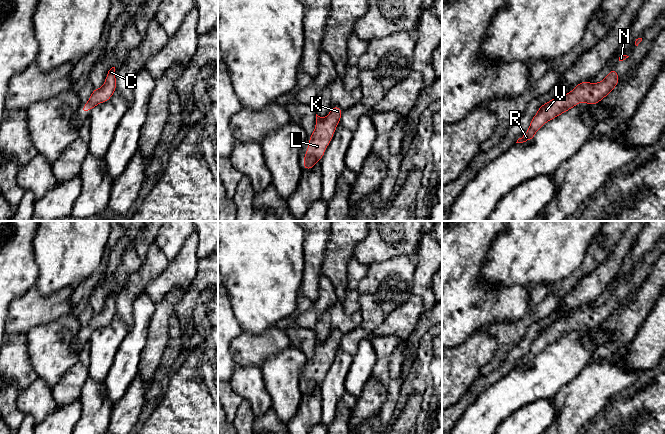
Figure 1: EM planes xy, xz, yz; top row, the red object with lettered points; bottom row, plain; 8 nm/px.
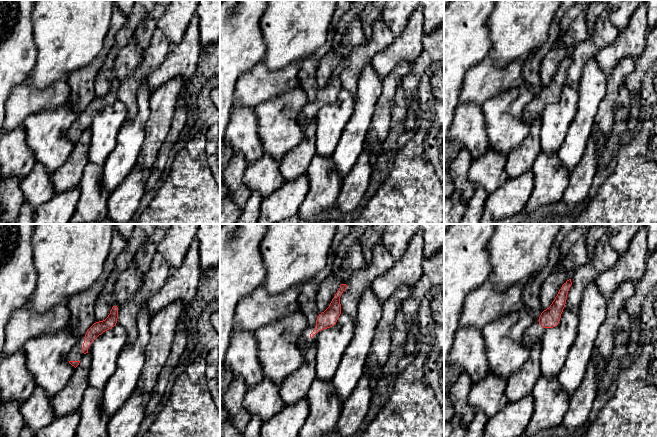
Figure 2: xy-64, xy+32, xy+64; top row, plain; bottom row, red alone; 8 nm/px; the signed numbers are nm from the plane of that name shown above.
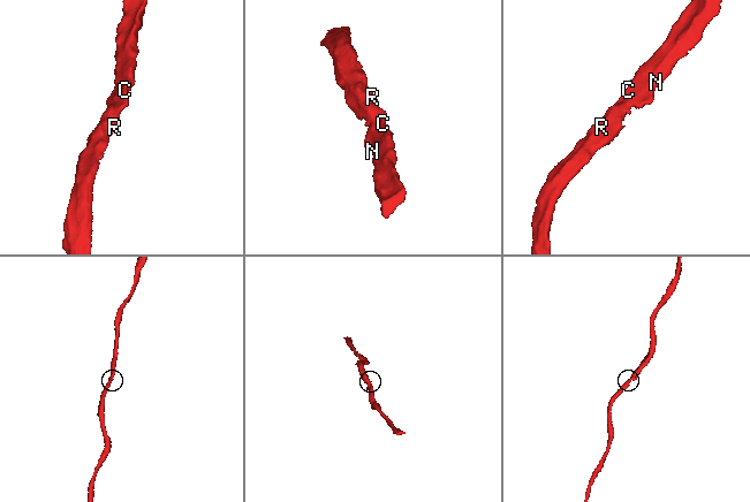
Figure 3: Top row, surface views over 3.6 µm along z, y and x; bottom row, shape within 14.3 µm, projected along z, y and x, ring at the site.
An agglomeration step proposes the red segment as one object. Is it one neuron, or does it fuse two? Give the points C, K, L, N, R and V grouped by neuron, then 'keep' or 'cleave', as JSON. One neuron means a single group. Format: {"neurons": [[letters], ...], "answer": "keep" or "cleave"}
{"neurons": [["C", "K", "L", "N", "R", "V"]], "answer": "keep"}

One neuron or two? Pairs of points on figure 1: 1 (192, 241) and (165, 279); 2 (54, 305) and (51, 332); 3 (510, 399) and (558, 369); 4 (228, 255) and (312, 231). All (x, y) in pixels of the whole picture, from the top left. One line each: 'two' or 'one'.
1: one
2: two
3: one
4: two

